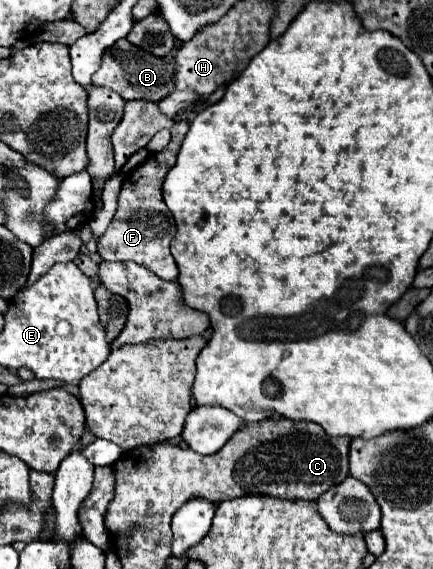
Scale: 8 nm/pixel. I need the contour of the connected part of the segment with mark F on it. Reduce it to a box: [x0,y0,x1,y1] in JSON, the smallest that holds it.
[97,120,189,282]

